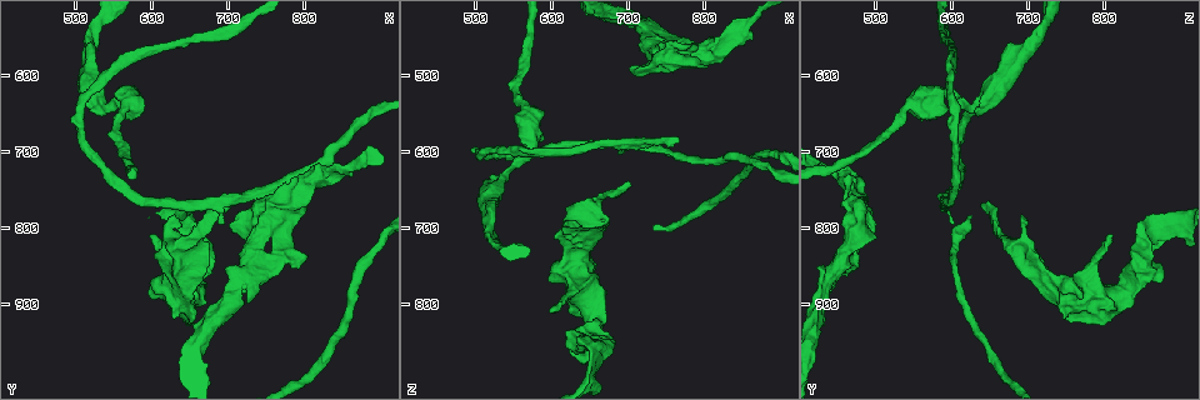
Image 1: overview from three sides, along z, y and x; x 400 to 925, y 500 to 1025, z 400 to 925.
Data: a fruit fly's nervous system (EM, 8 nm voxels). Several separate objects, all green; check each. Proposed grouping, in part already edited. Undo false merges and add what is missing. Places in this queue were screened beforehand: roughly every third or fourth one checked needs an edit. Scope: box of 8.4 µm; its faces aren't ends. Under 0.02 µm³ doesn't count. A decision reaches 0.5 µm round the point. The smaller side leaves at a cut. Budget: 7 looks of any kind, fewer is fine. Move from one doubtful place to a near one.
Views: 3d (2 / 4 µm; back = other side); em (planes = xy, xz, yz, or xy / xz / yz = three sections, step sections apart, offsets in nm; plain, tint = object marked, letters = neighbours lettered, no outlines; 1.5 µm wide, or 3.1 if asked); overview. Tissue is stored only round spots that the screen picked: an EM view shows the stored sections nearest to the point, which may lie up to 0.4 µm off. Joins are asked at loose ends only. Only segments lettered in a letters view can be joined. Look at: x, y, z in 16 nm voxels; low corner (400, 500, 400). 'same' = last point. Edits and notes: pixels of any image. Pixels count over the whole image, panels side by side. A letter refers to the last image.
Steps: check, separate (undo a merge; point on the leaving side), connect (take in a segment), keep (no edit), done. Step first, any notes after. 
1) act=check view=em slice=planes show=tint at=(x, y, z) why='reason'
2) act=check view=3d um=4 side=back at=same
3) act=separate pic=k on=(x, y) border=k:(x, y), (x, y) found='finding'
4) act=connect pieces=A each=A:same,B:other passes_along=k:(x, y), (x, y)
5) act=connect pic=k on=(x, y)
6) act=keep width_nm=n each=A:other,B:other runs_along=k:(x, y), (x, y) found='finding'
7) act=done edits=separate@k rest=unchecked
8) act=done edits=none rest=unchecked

act=check view=em slice=planes show=letters at=(700, 770, 640) why='free end'

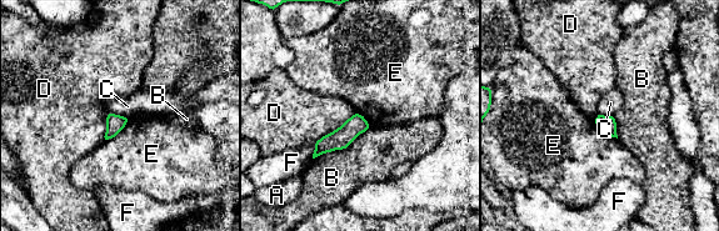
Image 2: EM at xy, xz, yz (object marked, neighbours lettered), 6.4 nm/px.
act=keep each=A:other,B:other,C:other,D:other,E:other,F:other runs_along=2:(364, 124), (316, 152) found='none of them fits'

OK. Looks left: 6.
act=check view=3d um=2 side=back at=(730, 830, 455) why='arms part here'

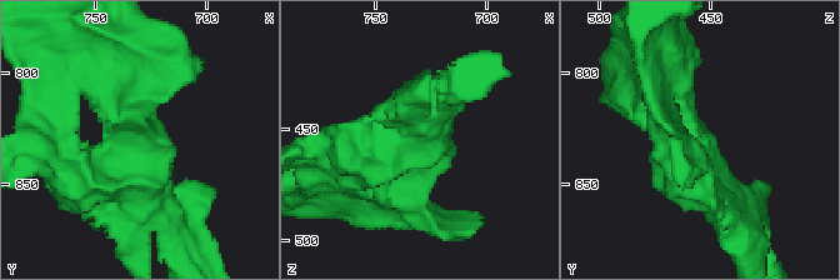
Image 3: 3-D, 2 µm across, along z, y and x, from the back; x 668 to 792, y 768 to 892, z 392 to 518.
act=check view=em slice=planes show=letters at=(732, 831, 459) why='shape alone is not enough'

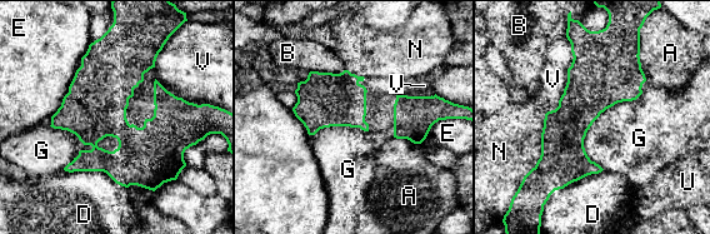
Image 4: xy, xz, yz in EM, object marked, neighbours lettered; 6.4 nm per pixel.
act=keep each=A:other,B:other,D:other,E:other,G:other,N:other,U:other,V:other border=4:(49, 125), (71, 132), (93, 148) found='one cell here'

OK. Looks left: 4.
act=check view=3d um=2 at=(525, 635, 640) why='sudden change in width'

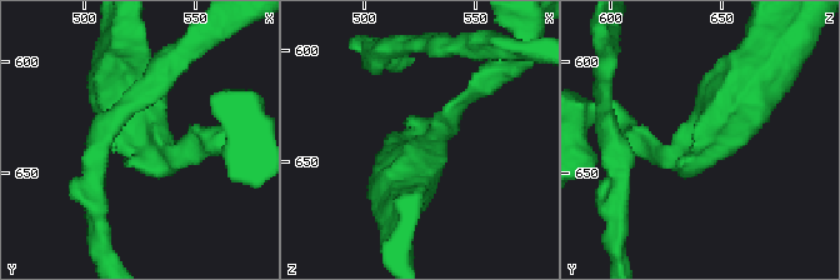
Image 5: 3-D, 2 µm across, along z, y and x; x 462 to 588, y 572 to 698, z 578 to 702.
act=check view=em slice=xy step=8 show=letters at=(525, 633, 645) why='shape alone is not enough'

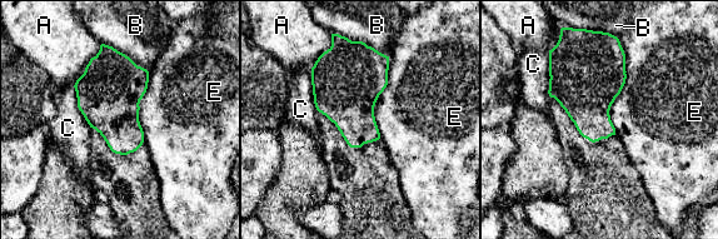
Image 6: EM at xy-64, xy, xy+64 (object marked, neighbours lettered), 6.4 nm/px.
act=keep longest_contact=E:600nm each=A:other,B:other,C:other,E:other border=6:(101, 44), (84, 73), (73, 85) found='all the same cell'

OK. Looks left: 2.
act=done edits=none rest=unchecked

